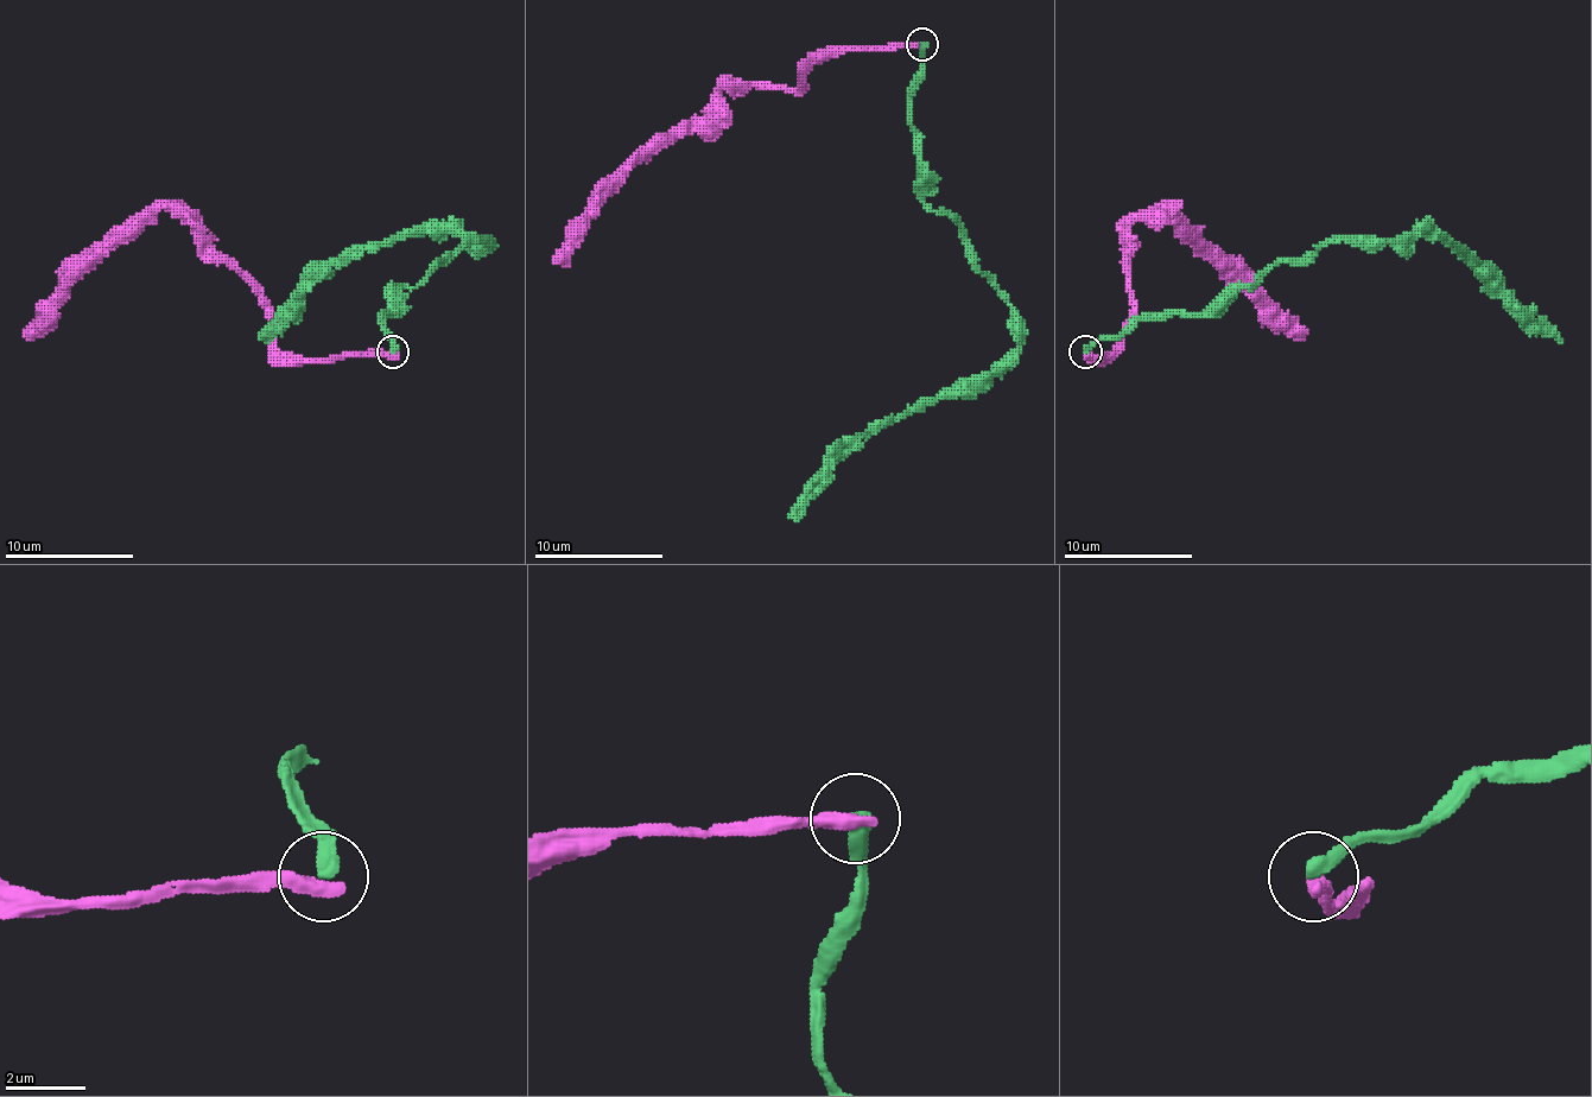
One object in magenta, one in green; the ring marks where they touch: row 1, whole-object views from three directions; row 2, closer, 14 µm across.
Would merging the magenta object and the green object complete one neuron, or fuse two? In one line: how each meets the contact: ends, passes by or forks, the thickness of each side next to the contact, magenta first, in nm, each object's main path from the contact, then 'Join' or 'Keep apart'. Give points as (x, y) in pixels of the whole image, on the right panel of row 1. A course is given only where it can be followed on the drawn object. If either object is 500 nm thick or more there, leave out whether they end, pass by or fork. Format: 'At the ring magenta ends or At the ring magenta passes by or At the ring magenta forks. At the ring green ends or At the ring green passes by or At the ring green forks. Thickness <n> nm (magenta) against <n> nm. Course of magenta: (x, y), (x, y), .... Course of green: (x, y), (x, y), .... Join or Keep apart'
At the ring magenta ends. At the ring green ends. Thickness 440 nm (magenta) against 360 nm. Course of magenta: (1084, 353), (1104, 359), (1114, 349), (1133, 300), (1127, 272), (1129, 227), (1155, 207), (1181, 223), (1304, 340). Course of green: (1084, 353), (1140, 319), (1213, 314), (1275, 265), (1307, 262), (1333, 239), (1420, 233), (1462, 249), (1562, 342). Keep apart

